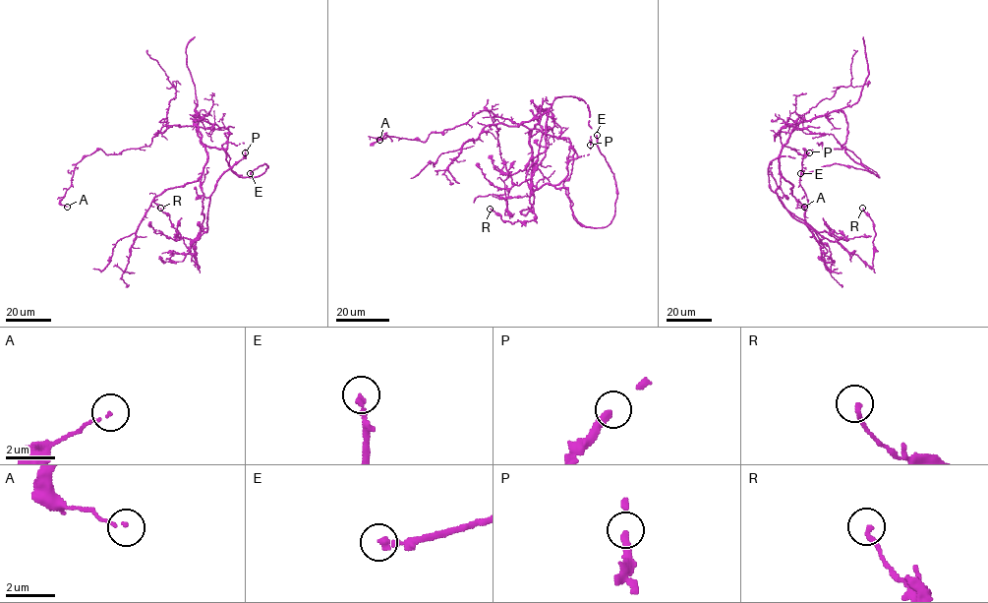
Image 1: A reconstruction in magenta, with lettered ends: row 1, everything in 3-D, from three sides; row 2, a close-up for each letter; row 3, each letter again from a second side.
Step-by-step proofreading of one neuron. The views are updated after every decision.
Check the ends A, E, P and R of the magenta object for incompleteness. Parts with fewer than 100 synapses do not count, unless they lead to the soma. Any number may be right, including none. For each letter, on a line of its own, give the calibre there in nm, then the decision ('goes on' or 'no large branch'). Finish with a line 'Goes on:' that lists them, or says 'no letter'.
A: 90 nm thick; no large branch
E: 240 nm thick; goes on
P: 200 nm thick; no large branch
R: 190 nm thick; no large branch
Goes on: E

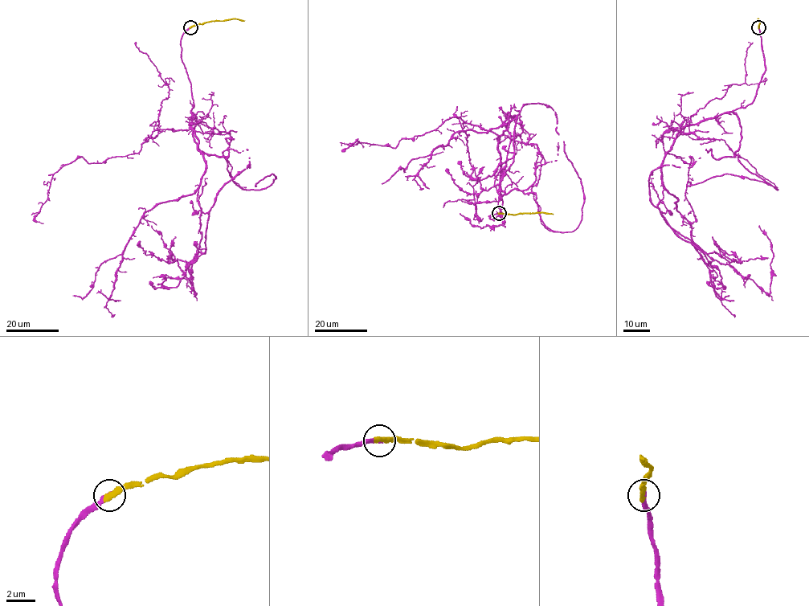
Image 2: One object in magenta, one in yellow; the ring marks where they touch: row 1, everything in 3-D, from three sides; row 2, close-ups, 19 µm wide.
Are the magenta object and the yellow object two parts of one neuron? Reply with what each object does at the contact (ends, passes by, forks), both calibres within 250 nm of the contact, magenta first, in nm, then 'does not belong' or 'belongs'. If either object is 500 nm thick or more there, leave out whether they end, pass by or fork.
magenta ends there; yellow ends there; 110 nm thick on the magenta side, 400 nm on the other; belongs

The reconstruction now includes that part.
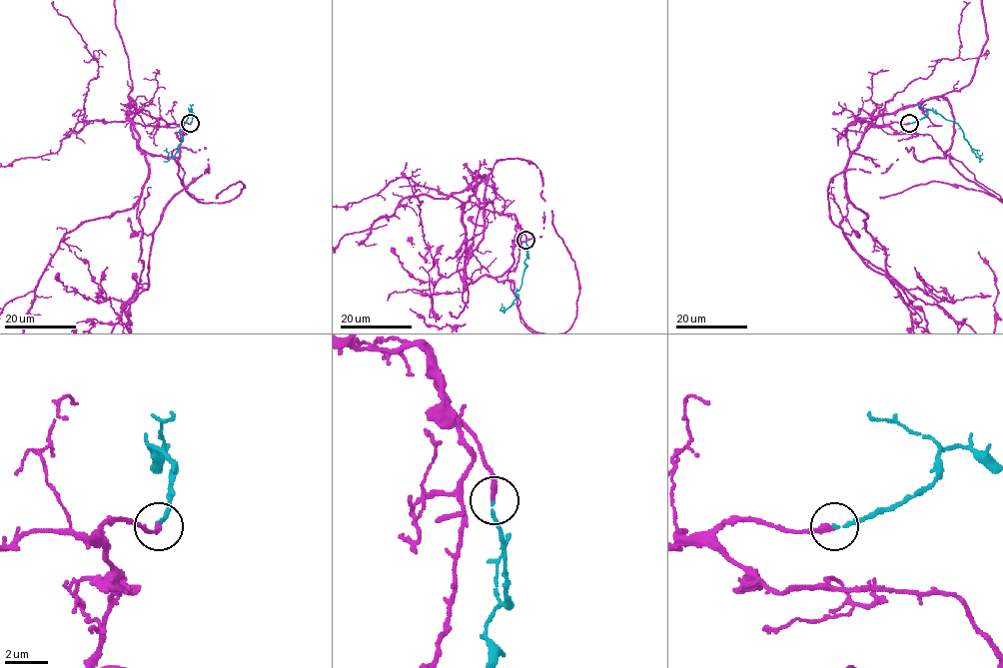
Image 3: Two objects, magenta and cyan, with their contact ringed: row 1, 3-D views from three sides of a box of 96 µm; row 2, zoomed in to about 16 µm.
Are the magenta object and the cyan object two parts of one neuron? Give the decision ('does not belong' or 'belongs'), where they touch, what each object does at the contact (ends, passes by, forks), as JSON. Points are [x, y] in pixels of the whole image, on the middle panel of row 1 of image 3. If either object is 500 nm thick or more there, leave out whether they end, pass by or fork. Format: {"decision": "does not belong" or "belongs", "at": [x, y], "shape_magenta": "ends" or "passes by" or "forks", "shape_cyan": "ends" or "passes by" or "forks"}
{"decision": "belongs", "at": [525, 240], "shape_magenta": "ends", "shape_cyan": "ends"}

